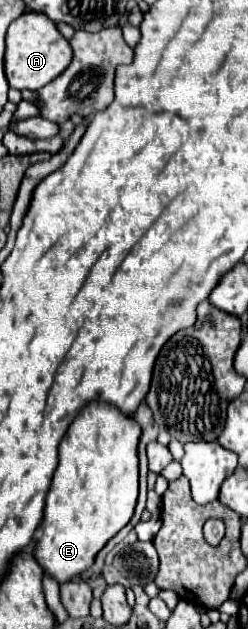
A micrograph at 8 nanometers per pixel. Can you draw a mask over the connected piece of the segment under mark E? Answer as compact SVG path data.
M96 402L88 404L64 434L60 442L60 462L46 494L44 516L40 522L42 534L32 552L44 574L54 578L58 584L72 582L72 578L84 574L94 564L96 554L106 546L106 542L130 522L138 498L138 440L140 426L132 416L124 416L122 412L116 412L116 408Z

